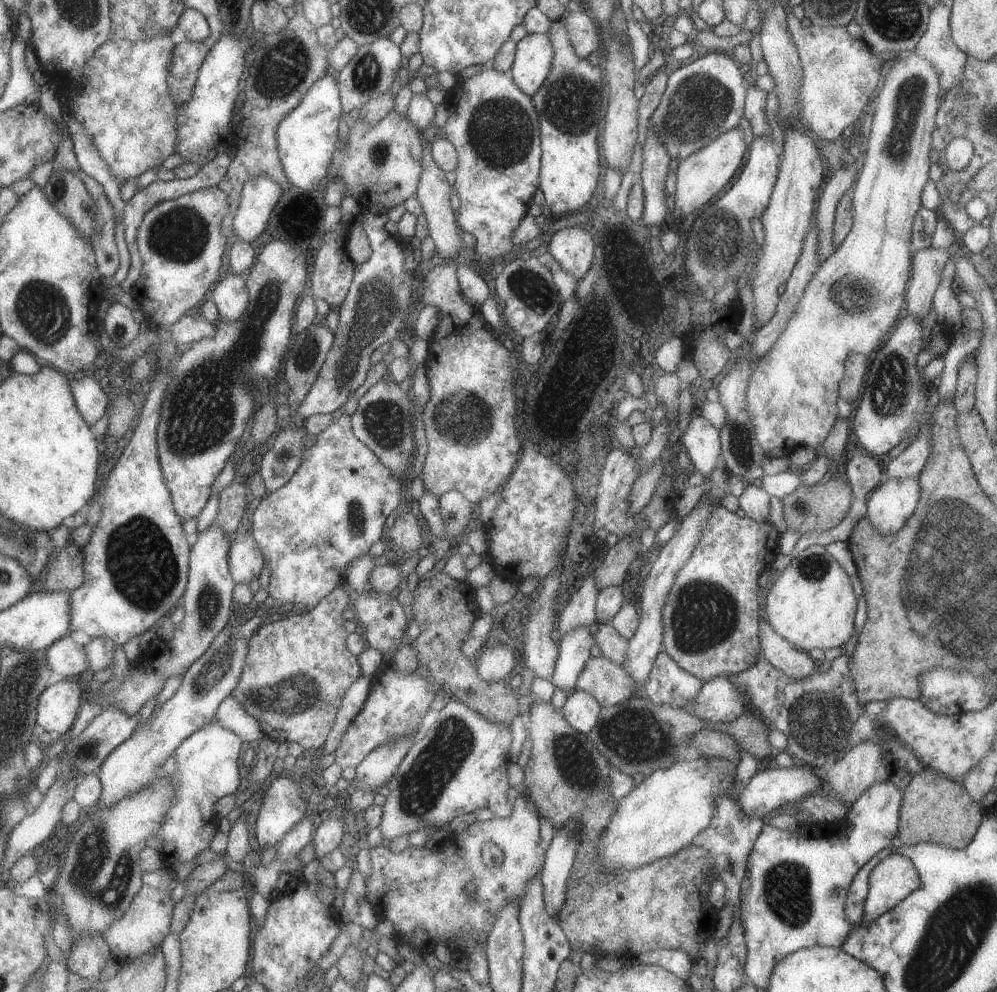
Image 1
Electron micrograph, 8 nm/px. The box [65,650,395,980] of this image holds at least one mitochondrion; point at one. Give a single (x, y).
(96, 852)

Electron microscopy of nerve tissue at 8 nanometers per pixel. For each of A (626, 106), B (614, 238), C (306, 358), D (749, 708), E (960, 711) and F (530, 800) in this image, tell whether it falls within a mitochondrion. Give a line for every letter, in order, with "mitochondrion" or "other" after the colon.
A: other
B: other
C: mitochondrion
D: other
E: other
F: other

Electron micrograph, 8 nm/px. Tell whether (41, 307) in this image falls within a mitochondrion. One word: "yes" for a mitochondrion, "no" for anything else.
yes

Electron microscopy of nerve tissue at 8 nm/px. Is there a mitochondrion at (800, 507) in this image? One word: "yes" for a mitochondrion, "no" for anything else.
yes

